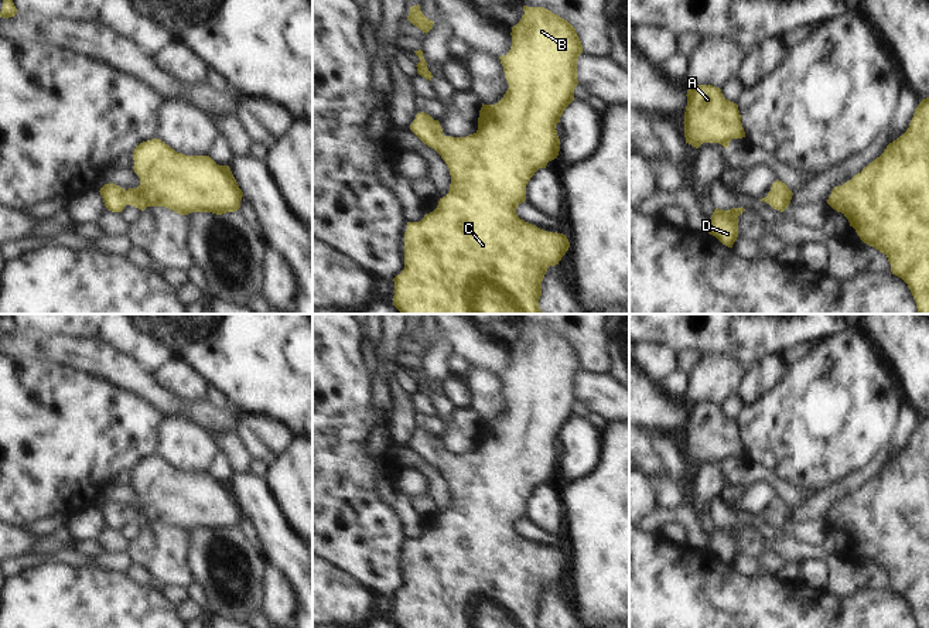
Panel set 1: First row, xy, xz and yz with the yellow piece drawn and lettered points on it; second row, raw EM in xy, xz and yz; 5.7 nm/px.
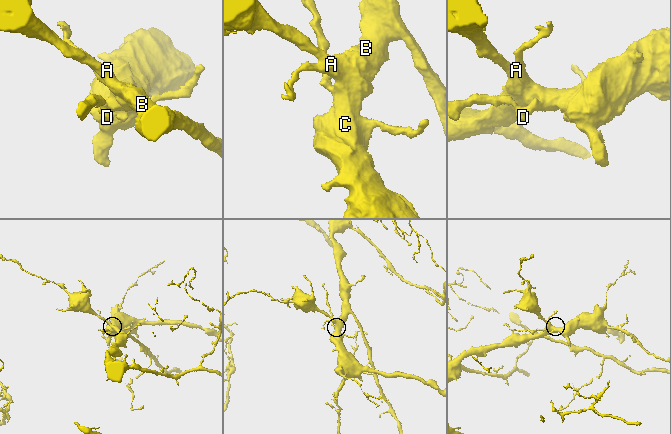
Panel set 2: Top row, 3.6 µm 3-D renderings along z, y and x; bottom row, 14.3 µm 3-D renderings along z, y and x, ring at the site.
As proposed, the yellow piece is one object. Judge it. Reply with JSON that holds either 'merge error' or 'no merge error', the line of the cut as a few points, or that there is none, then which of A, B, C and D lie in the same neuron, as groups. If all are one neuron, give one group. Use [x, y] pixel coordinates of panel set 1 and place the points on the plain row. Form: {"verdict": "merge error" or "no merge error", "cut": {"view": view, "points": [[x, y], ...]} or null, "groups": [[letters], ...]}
{"verdict": "no merge error", "cut": null, "groups": [["A", "B", "C", "D"]]}

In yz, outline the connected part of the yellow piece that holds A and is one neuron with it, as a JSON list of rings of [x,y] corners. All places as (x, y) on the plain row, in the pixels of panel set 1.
[[[696,402],[689,405],[686,413],[686,460],[696,465],[703,460],[718,460],[728,465],[732,455],[745,454],[738,421],[725,416],[720,405]]]

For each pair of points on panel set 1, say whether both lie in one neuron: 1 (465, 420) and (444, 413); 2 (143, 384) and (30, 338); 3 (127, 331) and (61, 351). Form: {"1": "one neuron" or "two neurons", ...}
{"1": "two neurons", "2": "one neuron", "3": "two neurons"}

